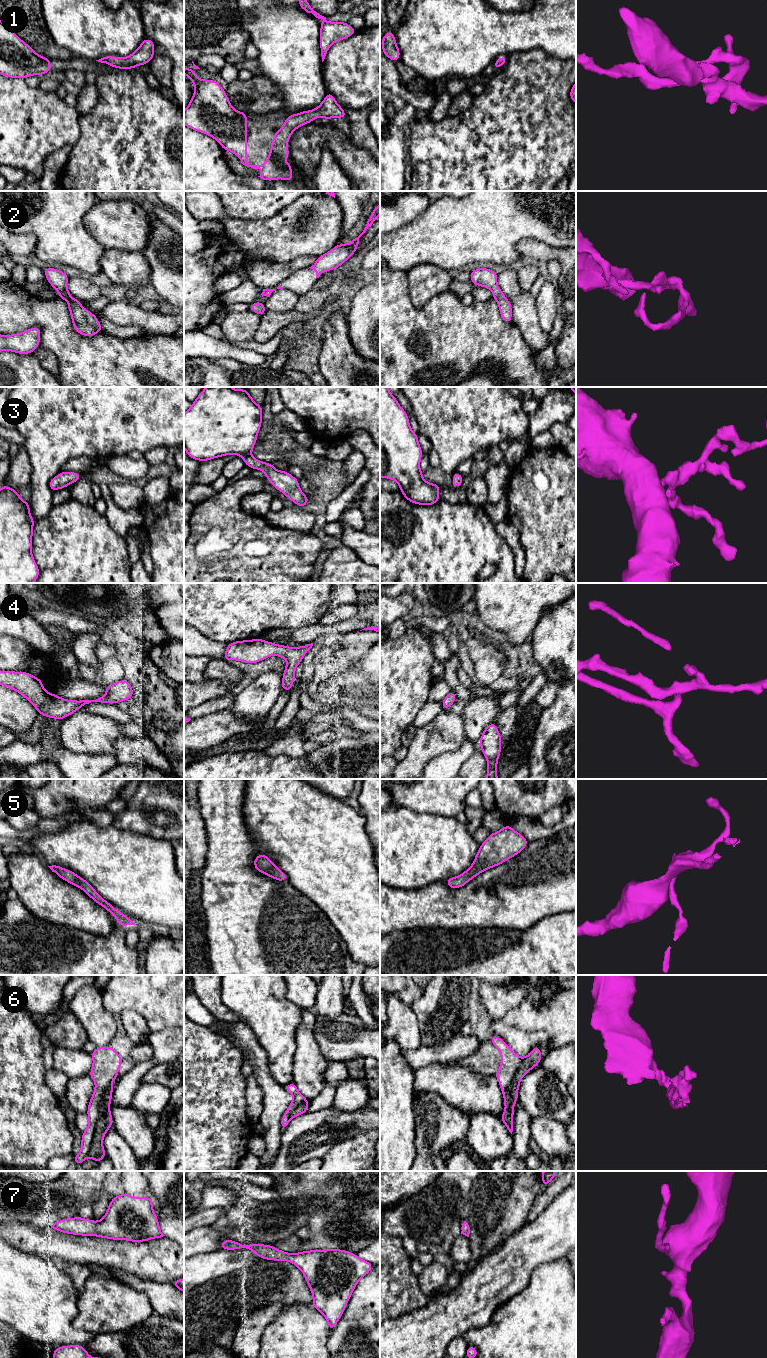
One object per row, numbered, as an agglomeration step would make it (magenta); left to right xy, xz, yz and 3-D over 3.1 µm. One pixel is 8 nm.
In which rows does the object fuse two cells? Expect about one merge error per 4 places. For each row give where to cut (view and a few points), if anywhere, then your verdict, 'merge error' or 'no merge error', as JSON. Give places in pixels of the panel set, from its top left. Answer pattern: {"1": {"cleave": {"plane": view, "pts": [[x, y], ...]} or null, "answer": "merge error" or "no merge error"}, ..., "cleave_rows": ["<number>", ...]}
{"1": {"cleave": null, "answer": "no merge error"}, "2": {"cleave": null, "answer": "no merge error"}, "3": {"cleave": null, "answer": "no merge error"}, "4": {"cleave": null, "answer": "no merge error"}, "5": {"cleave": null, "answer": "no merge error"}, "6": {"cleave": null, "answer": "no merge error"}, "7": {"cleave": null, "answer": "no merge error"}, "cleave_rows": []}

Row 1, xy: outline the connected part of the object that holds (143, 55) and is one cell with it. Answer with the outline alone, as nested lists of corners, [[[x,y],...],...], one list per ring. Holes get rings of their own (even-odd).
[[[145,38],[137,50],[127,57],[115,58],[112,55],[108,55],[96,61],[117,69],[135,69],[136,66],[148,64],[155,56],[154,50],[154,42],[149,38]]]

